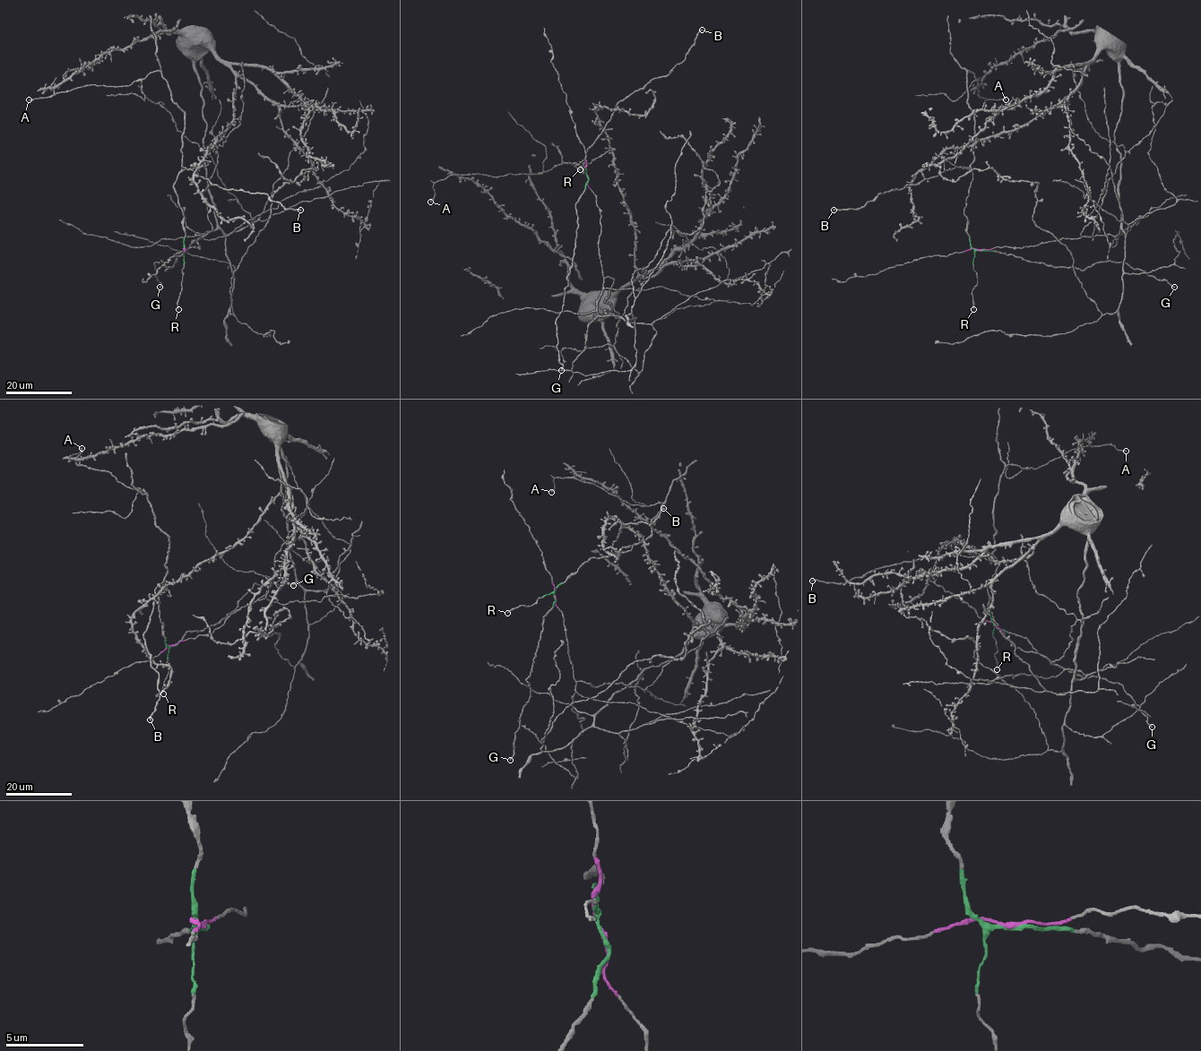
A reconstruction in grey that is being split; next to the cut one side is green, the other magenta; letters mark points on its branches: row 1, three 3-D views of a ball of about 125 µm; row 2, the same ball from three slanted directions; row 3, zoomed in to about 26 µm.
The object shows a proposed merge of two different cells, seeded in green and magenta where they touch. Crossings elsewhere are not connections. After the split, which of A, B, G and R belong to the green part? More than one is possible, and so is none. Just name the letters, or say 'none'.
A, B, G, R

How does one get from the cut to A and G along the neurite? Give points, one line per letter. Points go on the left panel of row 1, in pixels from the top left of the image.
A: (185, 250), (183, 218), (173, 186), (182, 168), (184, 112), (159, 71), (129, 85), (87, 84), (29, 100)
G: (185, 250), (174, 254), (173, 266), (165, 271), (161, 261), (154, 262), (155, 275), (161, 283), (159, 287)

